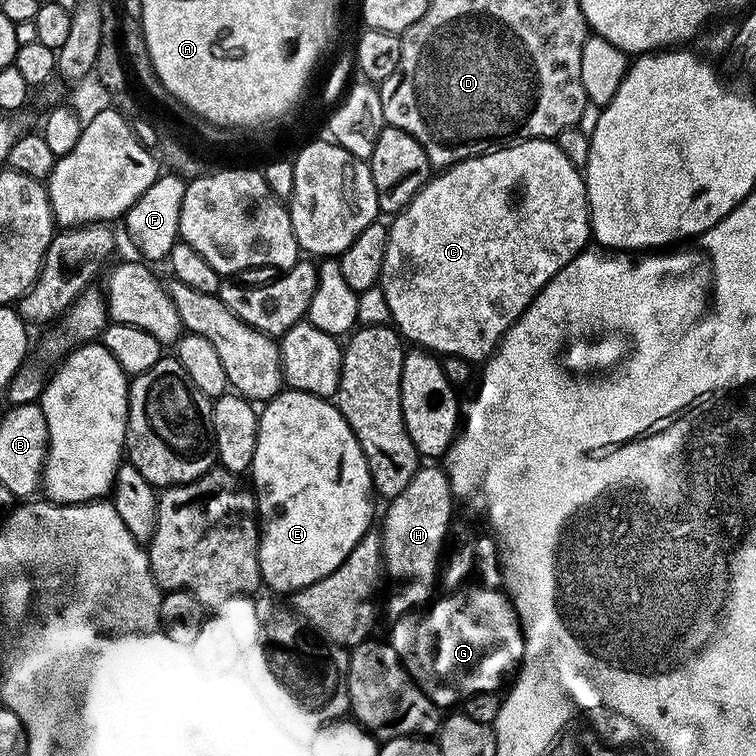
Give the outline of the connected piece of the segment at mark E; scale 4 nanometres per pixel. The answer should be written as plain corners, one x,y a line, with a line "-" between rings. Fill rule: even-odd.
295,390
281,391
279,396
267,401
259,413
259,424
257,426
257,446
254,448
254,456
250,469
251,487
254,489
256,498
256,511
258,513
258,527
260,530
260,549
258,558
260,559
260,574
265,585
269,584
276,592
291,594
318,582
318,578
326,578
358,546
358,542
373,527
372,524
372,500
374,501
374,489
372,487
372,475
368,469
366,458
362,454
362,446
358,438
350,430
346,418
336,409
335,403
329,402
323,396
311,396
305,392

